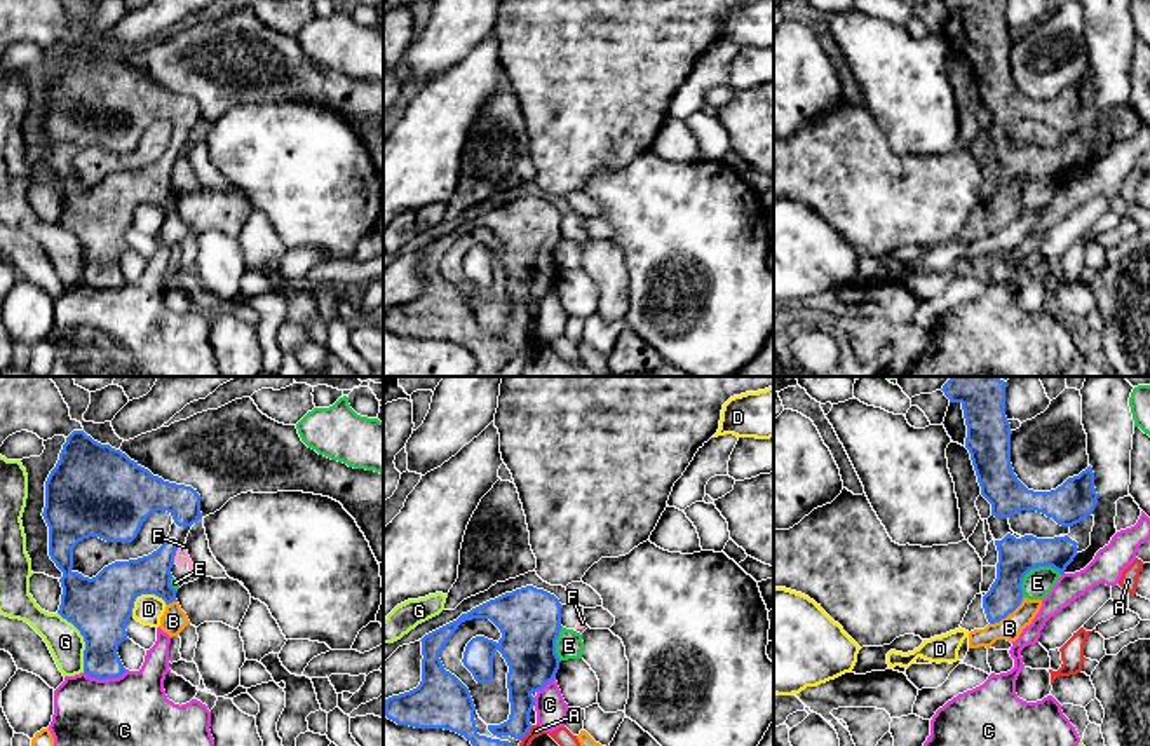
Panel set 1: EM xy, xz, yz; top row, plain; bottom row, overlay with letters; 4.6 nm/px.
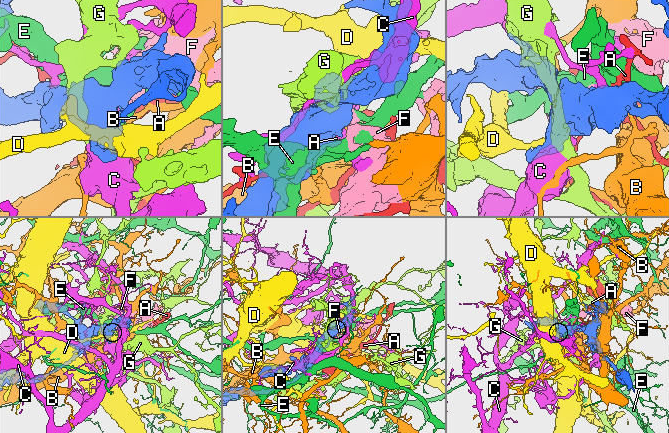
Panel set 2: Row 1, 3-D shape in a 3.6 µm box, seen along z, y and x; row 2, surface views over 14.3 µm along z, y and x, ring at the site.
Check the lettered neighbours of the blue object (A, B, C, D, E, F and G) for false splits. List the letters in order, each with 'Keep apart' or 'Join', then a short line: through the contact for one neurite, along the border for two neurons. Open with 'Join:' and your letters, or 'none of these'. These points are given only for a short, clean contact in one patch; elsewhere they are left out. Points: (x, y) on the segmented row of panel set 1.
Join: none of these
A: Keep apart
B: Keep apart
C: Keep apart
D: Keep apart
E: Keep apart
F: Keep apart. Line: xy (180, 546), (173, 562)
G: Keep apart. Line: xy (58, 612), (82, 637), (84, 671)

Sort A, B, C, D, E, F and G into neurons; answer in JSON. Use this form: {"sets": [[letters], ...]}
{"sets": [["A"], ["B"], ["C"], ["D"], ["E"], ["F"], ["G"]]}

